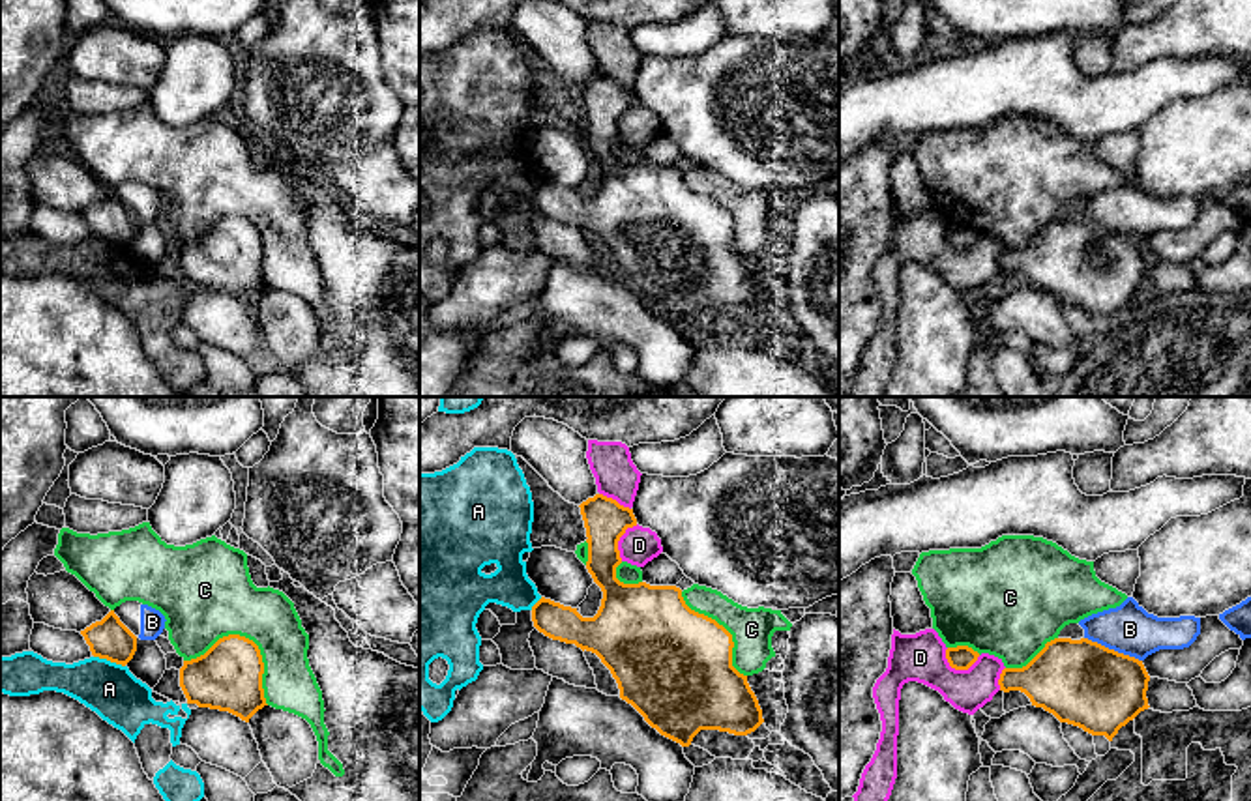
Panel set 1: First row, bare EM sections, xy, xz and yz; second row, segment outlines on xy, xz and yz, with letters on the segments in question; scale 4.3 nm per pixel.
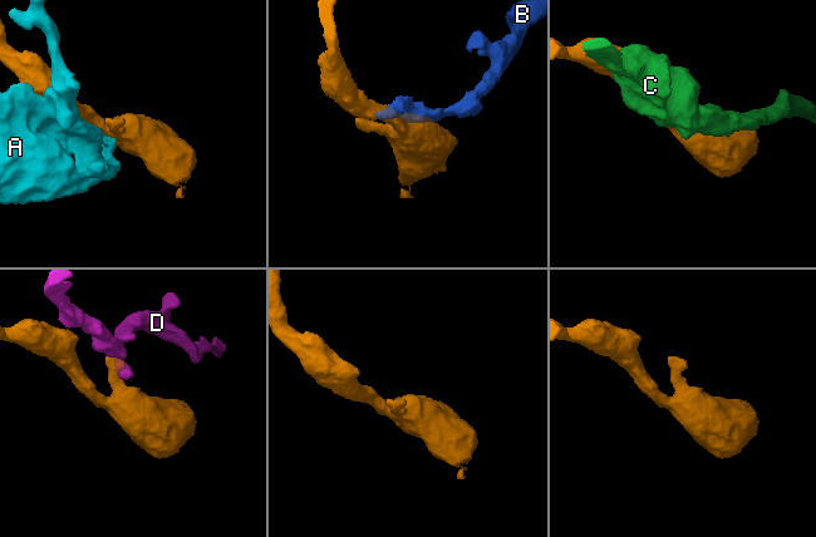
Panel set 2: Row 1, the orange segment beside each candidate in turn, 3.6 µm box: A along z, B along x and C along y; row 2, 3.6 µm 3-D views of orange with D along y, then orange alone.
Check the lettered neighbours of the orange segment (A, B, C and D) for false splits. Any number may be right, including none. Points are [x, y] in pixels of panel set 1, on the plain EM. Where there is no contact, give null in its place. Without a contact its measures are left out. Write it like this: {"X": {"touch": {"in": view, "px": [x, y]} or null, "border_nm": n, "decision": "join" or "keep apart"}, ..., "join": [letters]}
{"A": {"touch": {"in": "xy", "px": [109, 240]}, "border_nm": 140, "decision": "keep apart"}, "B": {"touch": {"in": "yz", "px": [1113, 231]}, "border_nm": 260, "decision": "keep apart"}, "C": {"touch": {"in": "xy", "px": [248, 219]}, "border_nm": 420, "decision": "keep apart"}, "D": {"touch": {"in": "yz", "px": [957, 249]}, "border_nm": 160, "decision": "keep apart"}, "join": []}

